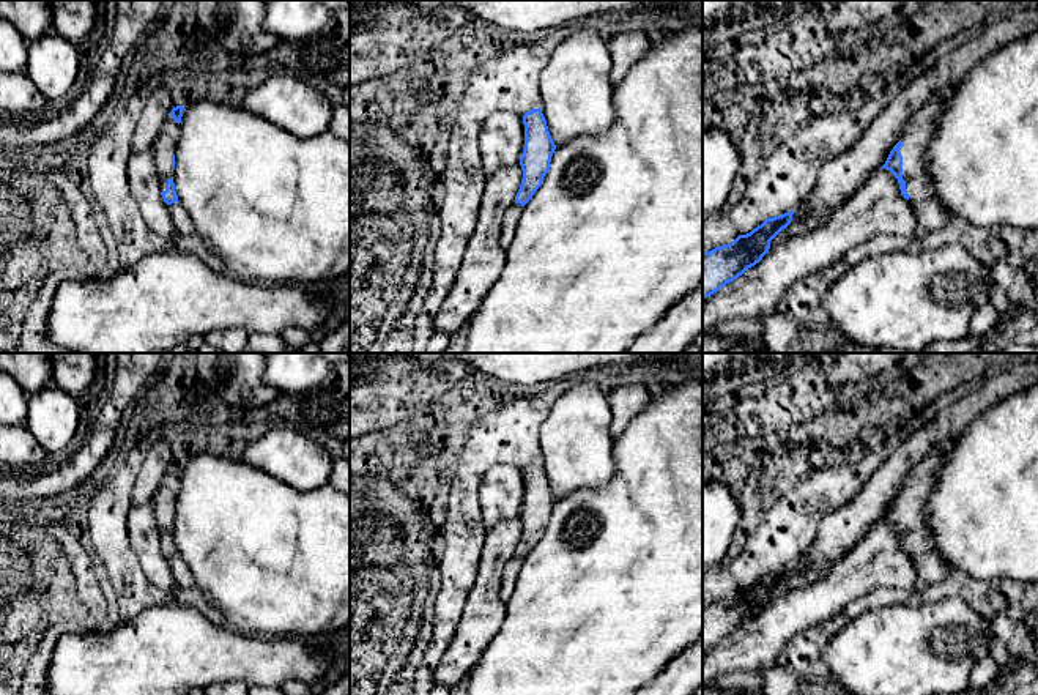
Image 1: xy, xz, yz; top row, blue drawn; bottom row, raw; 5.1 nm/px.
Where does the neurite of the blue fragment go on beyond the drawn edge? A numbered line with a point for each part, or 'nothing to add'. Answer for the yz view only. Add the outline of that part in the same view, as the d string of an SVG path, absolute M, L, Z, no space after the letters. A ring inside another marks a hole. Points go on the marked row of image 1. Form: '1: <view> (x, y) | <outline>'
1: yz (917, 136) | M936 102L926 104L906 126L899 150L903 156L903 180L909 202L926 202L934 195L928 177L928 147L936 131Z

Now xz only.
1: xz (511, 218) | M513 202L512 206L504 213L502 229L501 229L501 236L499 236L499 243L504 251L512 243L521 211L523 211L523 206Z

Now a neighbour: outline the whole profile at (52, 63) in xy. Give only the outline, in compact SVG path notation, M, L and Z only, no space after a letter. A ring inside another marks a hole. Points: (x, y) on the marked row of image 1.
M50 32L28 43L25 72L47 99L58 99L76 82L79 60L79 47Z

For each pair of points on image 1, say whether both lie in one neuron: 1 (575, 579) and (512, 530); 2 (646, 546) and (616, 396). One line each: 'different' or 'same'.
1: different
2: different

